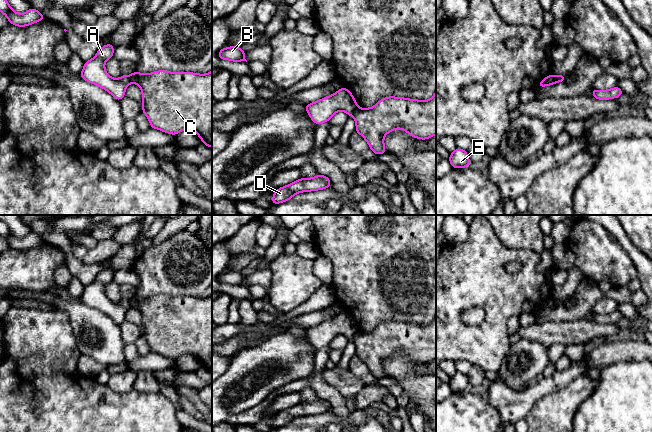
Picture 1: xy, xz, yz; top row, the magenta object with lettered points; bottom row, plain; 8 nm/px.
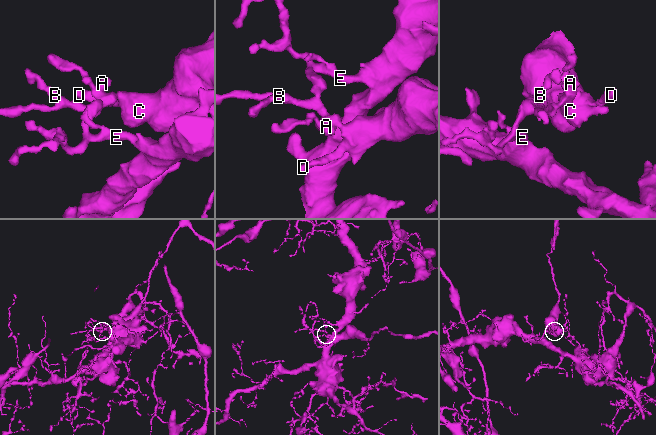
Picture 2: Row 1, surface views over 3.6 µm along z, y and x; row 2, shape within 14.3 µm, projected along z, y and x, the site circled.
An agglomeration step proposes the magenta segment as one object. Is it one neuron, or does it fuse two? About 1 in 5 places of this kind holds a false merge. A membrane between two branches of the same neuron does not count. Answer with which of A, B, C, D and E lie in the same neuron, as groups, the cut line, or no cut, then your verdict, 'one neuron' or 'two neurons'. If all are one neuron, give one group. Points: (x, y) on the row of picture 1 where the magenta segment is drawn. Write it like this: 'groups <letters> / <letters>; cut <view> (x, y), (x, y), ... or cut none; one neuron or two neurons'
groups A B E / C D; cut xz (358, 107), (350, 115); two neurons

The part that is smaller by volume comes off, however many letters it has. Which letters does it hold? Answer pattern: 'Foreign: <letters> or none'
Foreign: C, D

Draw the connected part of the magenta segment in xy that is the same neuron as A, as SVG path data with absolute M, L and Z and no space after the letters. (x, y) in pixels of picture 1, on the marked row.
M109 43L98 49L93 59L85 62L80 77L109 92L120 101L125 96L127 86L131 83L130 76L123 75L115 79L105 71L105 61L113 58L114 46Z

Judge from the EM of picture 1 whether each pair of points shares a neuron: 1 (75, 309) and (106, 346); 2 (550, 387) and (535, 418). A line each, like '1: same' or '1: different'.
1: same
2: different

